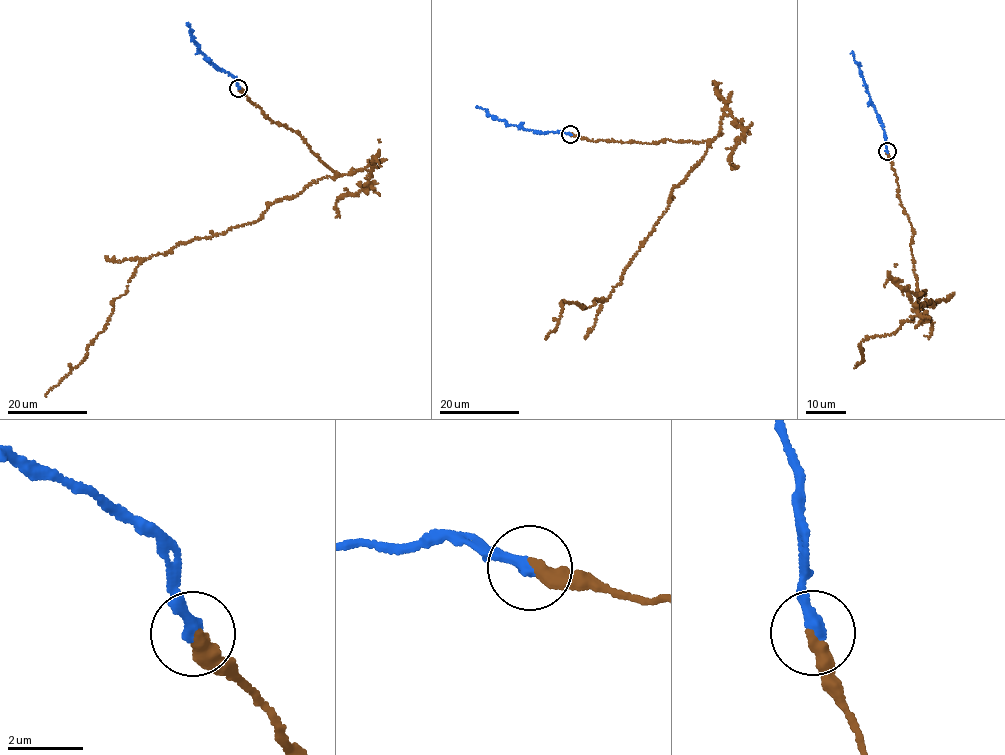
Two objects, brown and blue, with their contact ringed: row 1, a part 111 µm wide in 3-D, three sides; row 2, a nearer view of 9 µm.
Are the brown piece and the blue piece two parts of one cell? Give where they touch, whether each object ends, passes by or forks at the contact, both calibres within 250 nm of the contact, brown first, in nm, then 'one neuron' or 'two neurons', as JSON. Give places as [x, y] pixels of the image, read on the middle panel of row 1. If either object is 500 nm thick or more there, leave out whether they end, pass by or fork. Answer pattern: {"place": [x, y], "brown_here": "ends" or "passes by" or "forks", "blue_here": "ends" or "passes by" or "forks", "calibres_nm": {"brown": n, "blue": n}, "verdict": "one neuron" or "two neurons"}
{"place": [570, 134], "brown_here": "ends", "blue_here": "ends", "calibres_nm": {"brown": 400, "blue": 360}, "verdict": "one neuron"}

